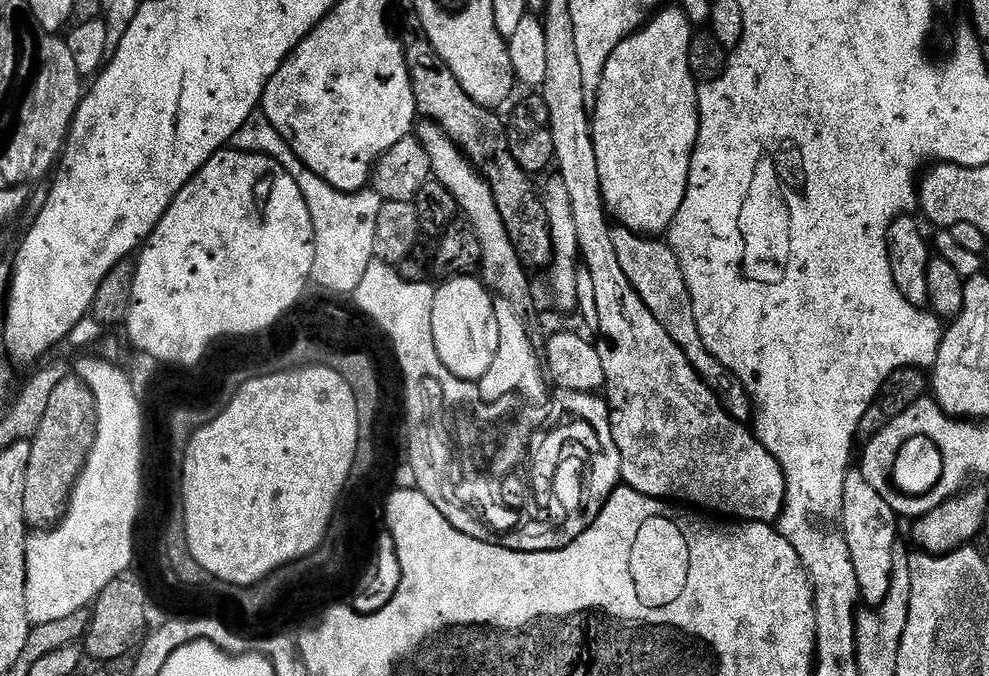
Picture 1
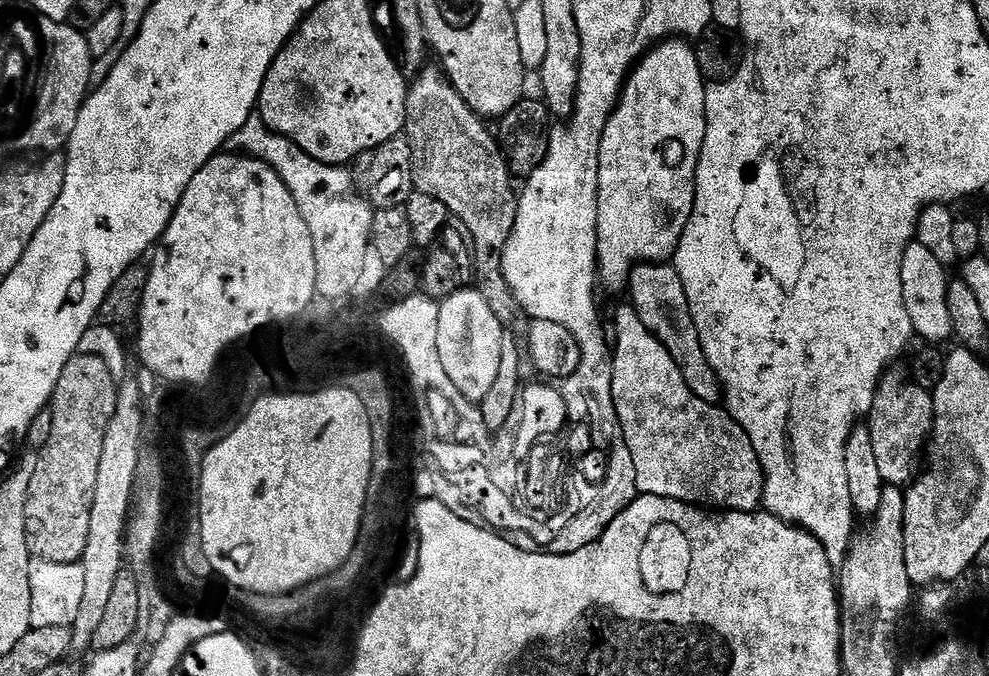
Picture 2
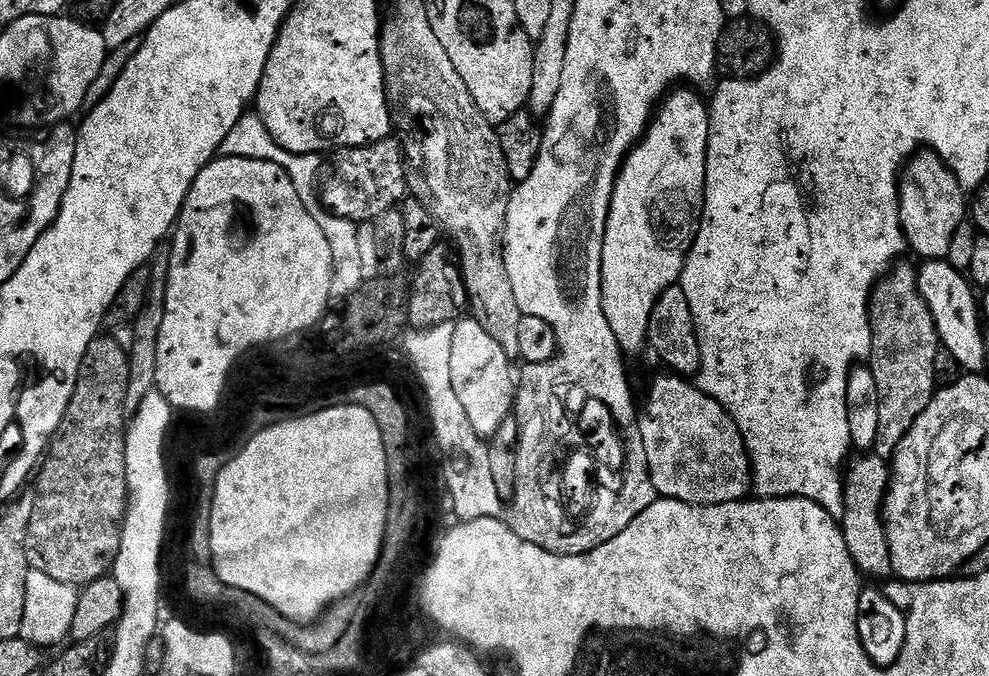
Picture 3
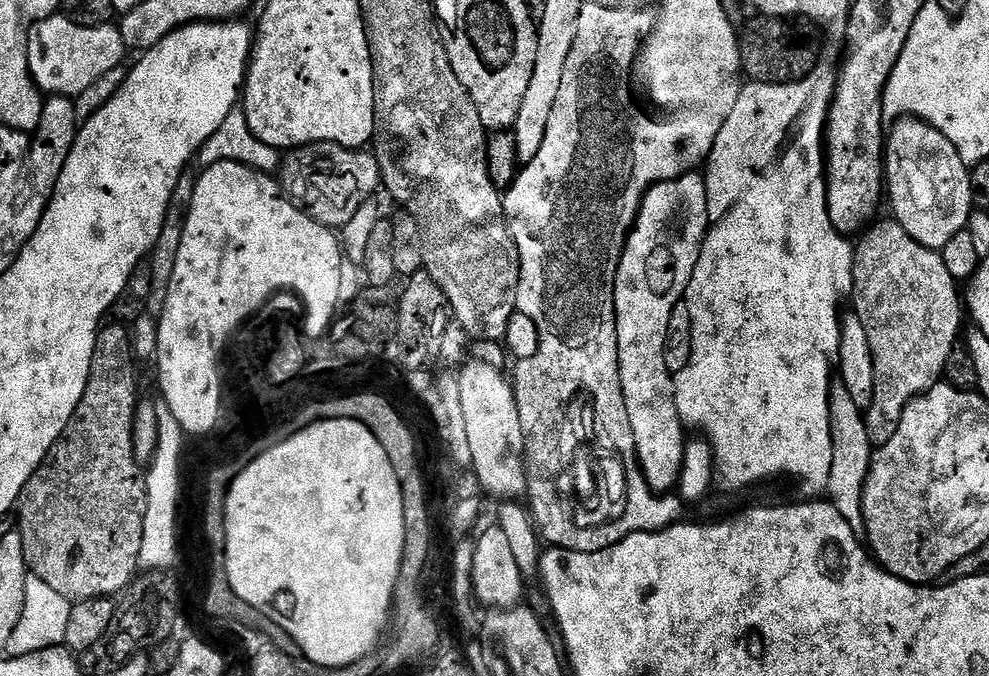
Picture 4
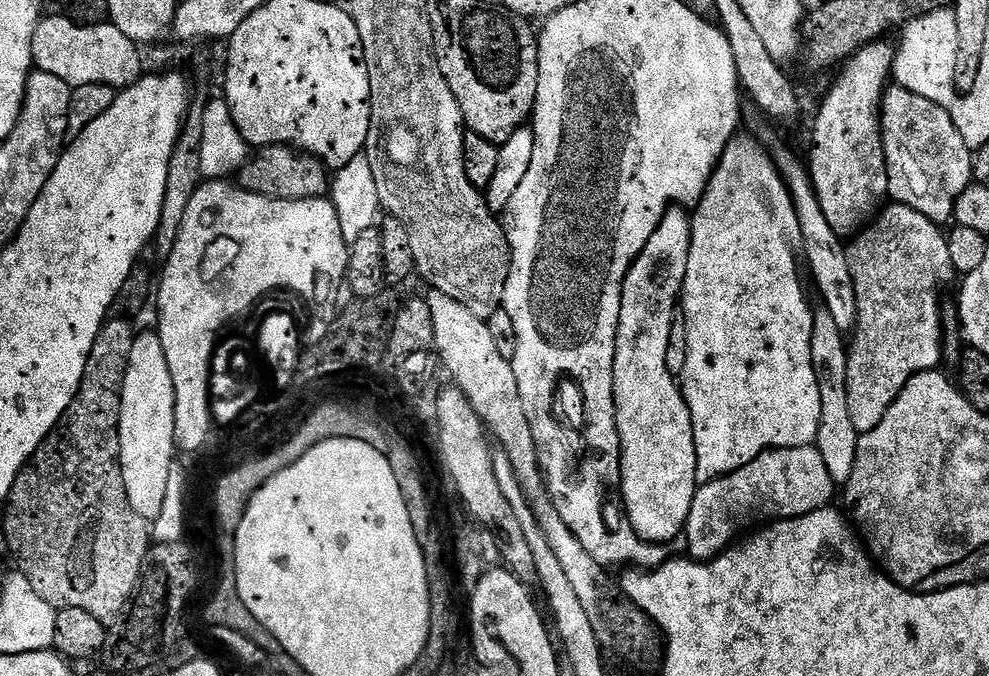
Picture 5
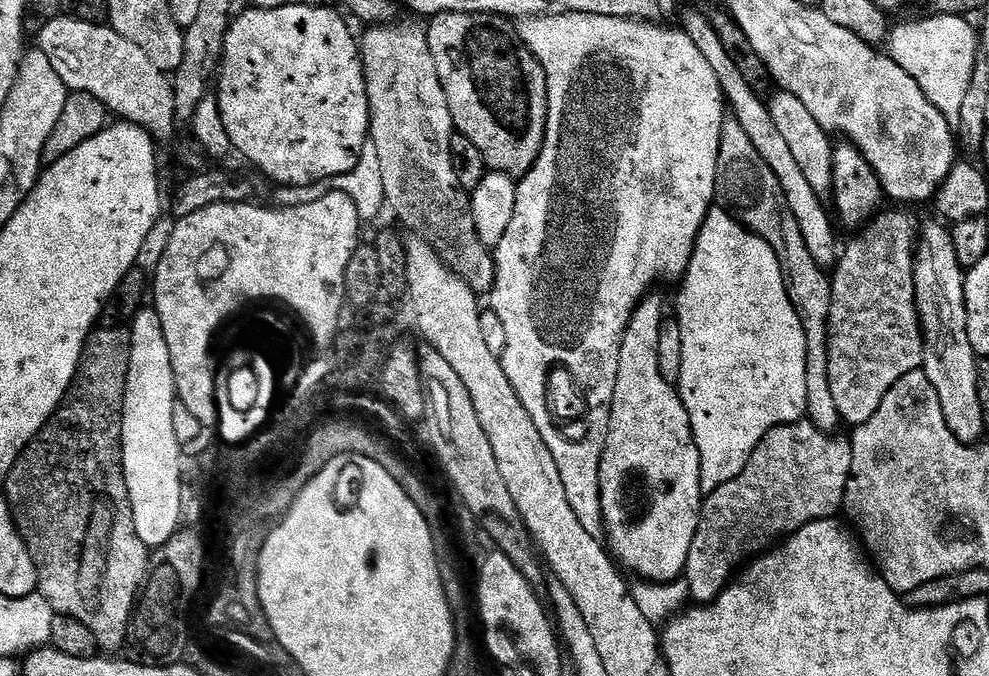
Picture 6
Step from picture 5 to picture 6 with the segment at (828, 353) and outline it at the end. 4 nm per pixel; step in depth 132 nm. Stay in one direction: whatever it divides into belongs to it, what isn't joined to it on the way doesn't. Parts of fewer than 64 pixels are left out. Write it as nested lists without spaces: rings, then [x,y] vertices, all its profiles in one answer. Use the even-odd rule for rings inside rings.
[[[735,118],[725,119],[722,126],[716,200],[754,235],[765,239],[777,255],[790,302],[793,303],[794,310],[802,322],[802,330],[806,334],[807,419],[819,432],[839,433],[842,421],[838,414],[838,405],[834,403],[834,394],[830,391],[828,373],[828,323],[832,281],[829,273],[820,268],[818,262],[814,262],[813,255],[806,248],[802,230],[798,228],[798,218],[794,218],[794,210],[790,210],[790,202],[786,200],[786,194],[774,170],[766,164],[766,158],[762,158],[762,154]]]

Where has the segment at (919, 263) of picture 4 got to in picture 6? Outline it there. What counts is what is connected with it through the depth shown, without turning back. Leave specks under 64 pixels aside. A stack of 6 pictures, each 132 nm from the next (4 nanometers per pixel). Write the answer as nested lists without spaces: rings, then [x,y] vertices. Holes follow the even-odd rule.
[[[881,211],[848,245],[843,245],[831,273],[832,301],[830,302],[830,322],[828,323],[828,373],[830,374],[830,391],[834,394],[834,403],[838,405],[838,414],[845,425],[855,426],[862,422],[870,422],[874,410],[882,406],[882,398],[906,374],[917,371],[924,363],[924,332],[920,328],[920,314],[916,308],[916,286],[914,284],[916,270],[916,245],[918,243],[918,223],[912,216],[904,212]]]

